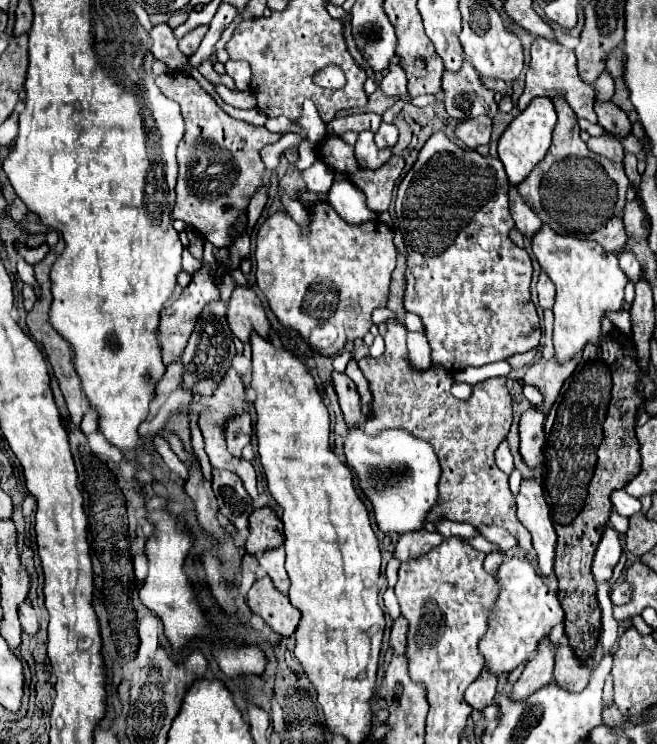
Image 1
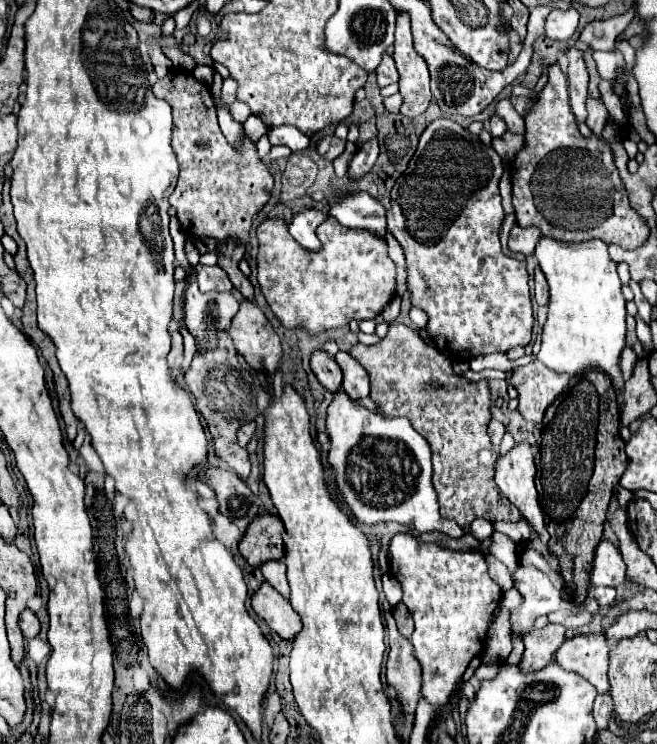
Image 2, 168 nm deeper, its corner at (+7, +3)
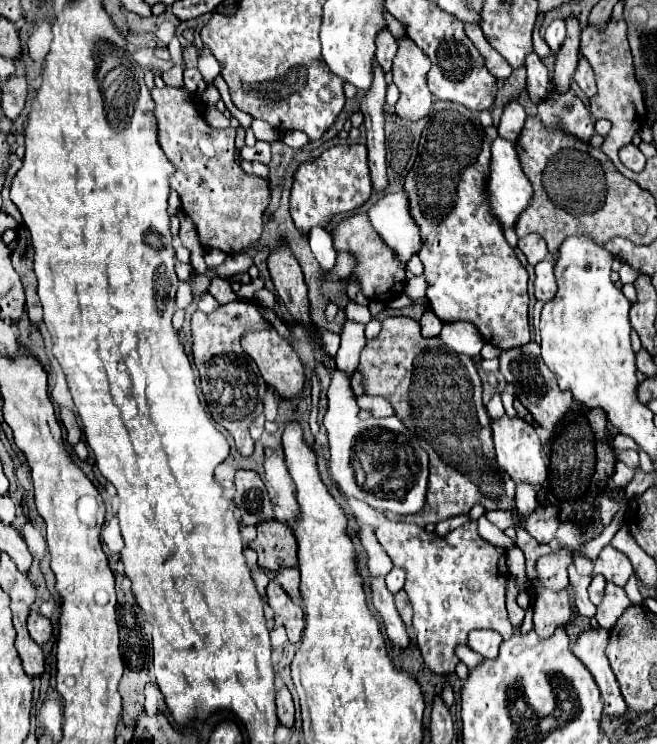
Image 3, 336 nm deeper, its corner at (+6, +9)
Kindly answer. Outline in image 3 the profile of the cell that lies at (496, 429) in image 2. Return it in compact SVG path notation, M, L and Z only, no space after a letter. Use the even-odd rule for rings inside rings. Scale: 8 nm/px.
M495 395L489 403L487 403L487 413L491 417L491 421L495 421L497 417L501 417L505 411L503 411L503 403L501 403L501 397Z

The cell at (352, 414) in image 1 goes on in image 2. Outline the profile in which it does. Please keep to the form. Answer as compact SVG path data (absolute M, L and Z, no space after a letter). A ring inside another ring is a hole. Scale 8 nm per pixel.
M314 351L310 355L310 369L318 377L318 381L332 393L336 393L342 385L342 369L326 351Z

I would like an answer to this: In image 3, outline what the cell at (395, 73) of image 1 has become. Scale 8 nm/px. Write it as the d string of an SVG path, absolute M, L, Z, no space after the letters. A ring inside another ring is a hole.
M385 29L379 33L377 37L377 63L381 65L383 73L389 73L391 67L393 67L393 57L395 57L395 51L397 51L397 41L395 37Z

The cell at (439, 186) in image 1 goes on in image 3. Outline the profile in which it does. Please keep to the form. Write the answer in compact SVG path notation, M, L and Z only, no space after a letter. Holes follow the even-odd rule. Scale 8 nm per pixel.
M435 101L431 117L419 141L419 157L405 177L405 193L409 197L411 217L421 231L421 249L417 255L423 263L429 307L443 323L473 323L479 329L485 343L507 351L523 343L529 343L529 277L525 267L519 263L513 247L505 241L501 223L491 213L487 191L489 165L491 139L479 123L477 113L457 103Z

